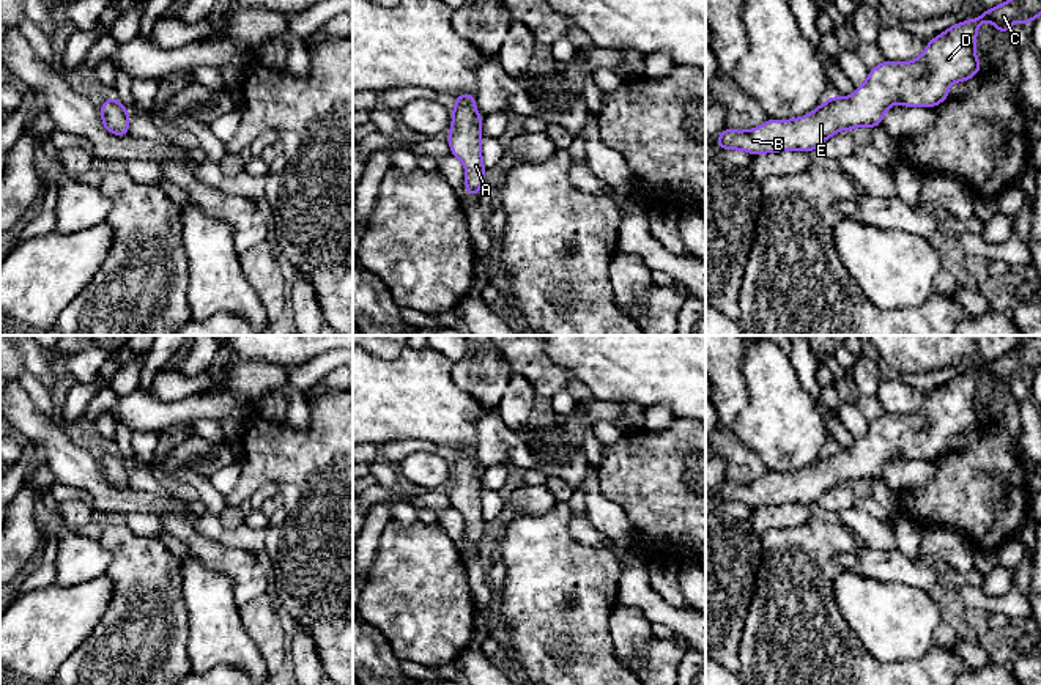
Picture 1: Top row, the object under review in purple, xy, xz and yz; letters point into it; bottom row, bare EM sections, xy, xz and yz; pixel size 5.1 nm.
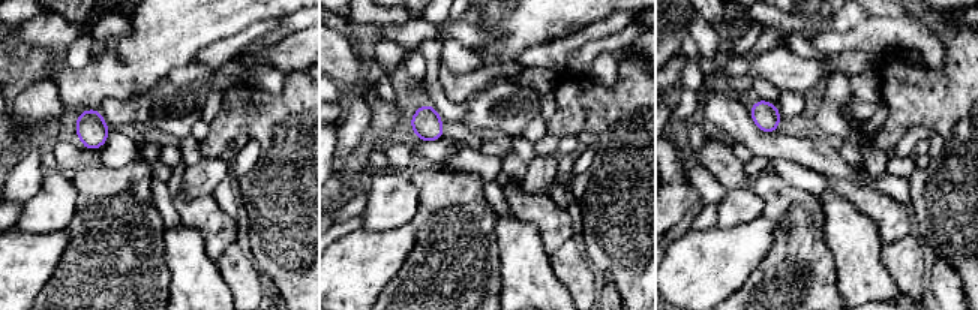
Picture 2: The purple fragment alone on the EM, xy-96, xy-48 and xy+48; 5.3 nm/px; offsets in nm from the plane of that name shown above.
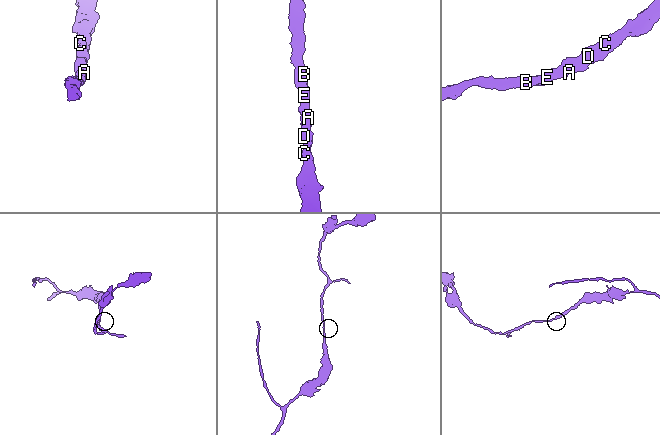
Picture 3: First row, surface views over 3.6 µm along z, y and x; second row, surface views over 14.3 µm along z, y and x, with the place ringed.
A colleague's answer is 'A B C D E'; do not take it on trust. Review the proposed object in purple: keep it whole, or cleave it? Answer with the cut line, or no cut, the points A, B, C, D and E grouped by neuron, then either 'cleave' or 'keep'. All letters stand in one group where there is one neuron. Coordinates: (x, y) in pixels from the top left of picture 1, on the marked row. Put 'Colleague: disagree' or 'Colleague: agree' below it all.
no cut | A B C D E | keep
Colleague: agree

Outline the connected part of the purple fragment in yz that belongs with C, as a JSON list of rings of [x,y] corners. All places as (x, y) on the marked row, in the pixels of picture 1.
[[[1008,0],[983,11],[976,19],[954,24],[926,44],[921,57],[909,63],[884,60],[869,69],[868,80],[854,96],[833,96],[808,117],[767,120],[751,131],[724,128],[715,145],[723,150],[743,150],[750,154],[783,150],[814,151],[841,129],[876,128],[895,102],[906,107],[935,107],[950,98],[948,87],[978,74],[981,61],[975,55],[975,38],[983,20],[991,20],[1010,35],[1011,22],[1024,25],[1041,14],[1041,0]]]

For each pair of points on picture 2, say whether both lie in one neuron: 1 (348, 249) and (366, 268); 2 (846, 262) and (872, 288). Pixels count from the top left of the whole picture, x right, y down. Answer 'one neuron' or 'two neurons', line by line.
1: one neuron
2: one neuron

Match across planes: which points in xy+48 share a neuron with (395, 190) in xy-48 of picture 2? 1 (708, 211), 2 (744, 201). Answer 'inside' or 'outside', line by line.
1: outside
2: inside

